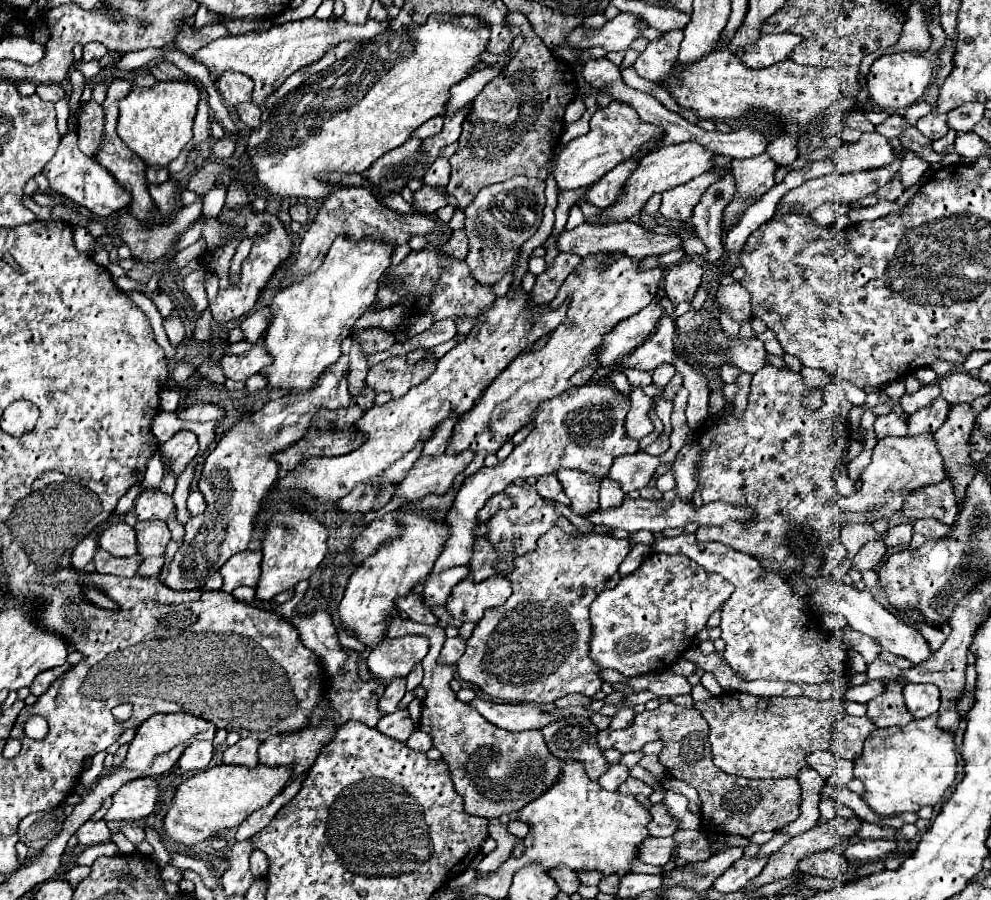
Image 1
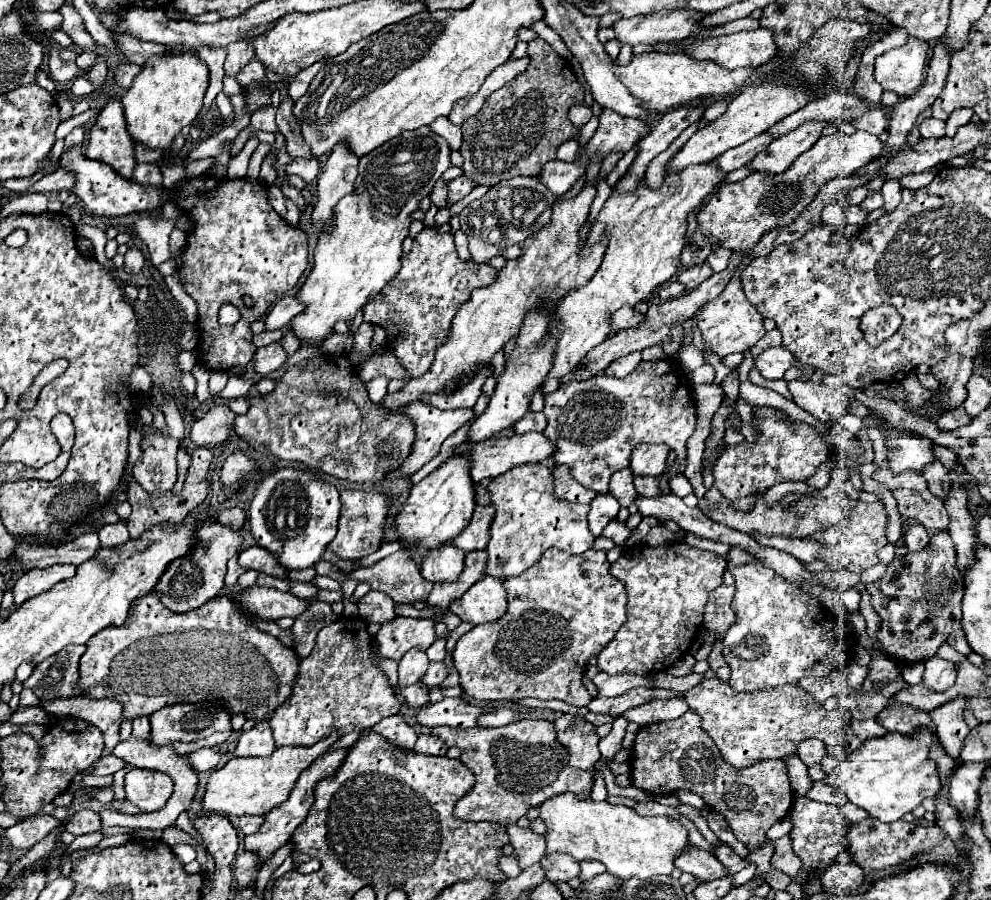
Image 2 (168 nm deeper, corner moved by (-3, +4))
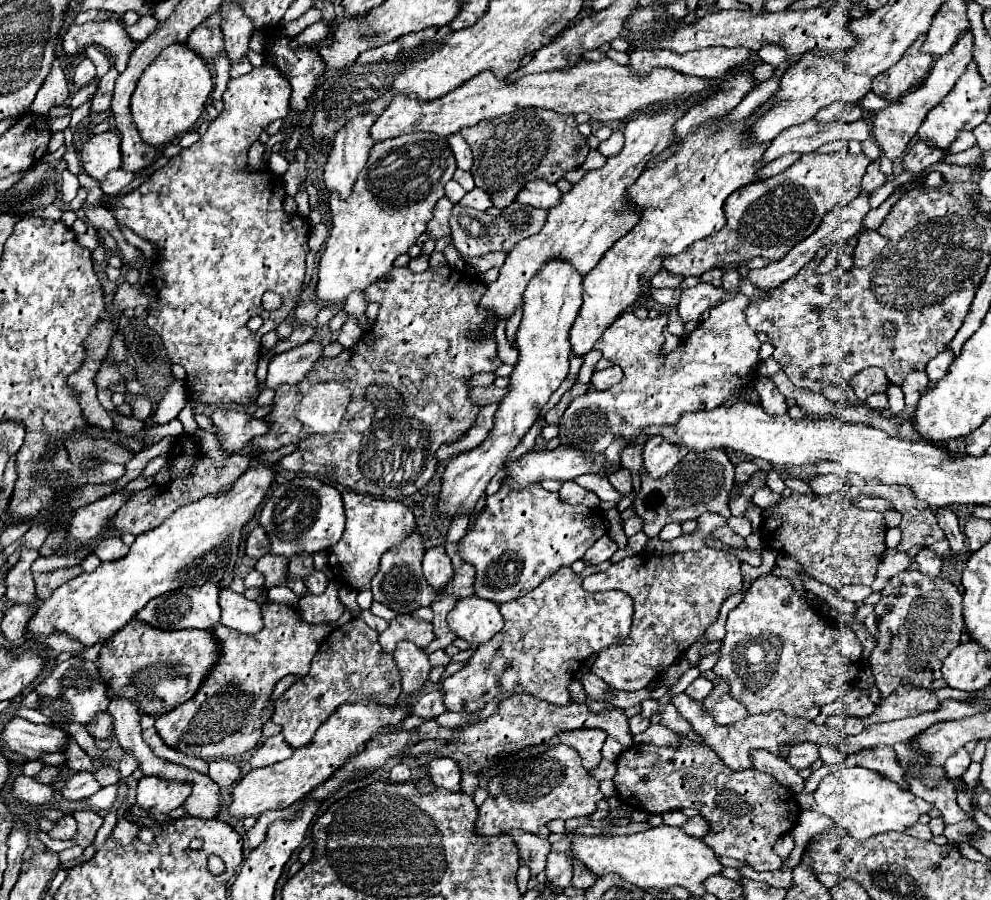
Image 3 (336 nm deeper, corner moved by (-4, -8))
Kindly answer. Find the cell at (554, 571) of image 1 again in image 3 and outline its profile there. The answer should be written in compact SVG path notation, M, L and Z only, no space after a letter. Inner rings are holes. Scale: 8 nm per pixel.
M569 566L559 568L555 574L545 578L541 586L529 590L525 596L515 598L511 602L501 604L501 614L505 618L505 626L497 632L489 642L479 644L473 656L465 662L465 666L455 672L453 676L443 680L445 690L445 706L451 712L477 712L483 710L485 704L493 698L499 698L503 692L509 694L533 694L541 700L553 704L569 704L569 684L581 666L587 662L591 654L601 652L605 646L621 644L631 630L631 616L633 616L633 598L625 592L609 590L609 592L587 592L581 586L581 576L575 574Z

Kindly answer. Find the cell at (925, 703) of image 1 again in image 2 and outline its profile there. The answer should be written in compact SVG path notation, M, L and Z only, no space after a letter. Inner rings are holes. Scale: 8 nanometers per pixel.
M930 658L926 662L926 672L924 672L924 686L936 692L944 692L946 688L952 686L956 680L956 664L944 658Z

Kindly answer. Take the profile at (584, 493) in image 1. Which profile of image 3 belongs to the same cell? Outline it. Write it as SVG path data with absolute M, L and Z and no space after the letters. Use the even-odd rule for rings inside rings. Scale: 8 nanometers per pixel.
M603 534L603 536L597 540L597 544L593 544L593 548L587 550L585 560L587 560L587 564L591 564L591 566L593 566L593 564L601 564L601 562L609 560L615 552L617 552L617 544L615 544L607 534Z

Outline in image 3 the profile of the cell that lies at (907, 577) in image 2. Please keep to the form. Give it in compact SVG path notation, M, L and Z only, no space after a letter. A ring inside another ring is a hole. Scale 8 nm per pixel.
M907 570L893 576L881 590L881 600L865 620L867 632L875 640L869 664L881 696L897 686L941 688L941 660L959 644L965 630L961 618L961 592L949 576L935 580L907 580Z

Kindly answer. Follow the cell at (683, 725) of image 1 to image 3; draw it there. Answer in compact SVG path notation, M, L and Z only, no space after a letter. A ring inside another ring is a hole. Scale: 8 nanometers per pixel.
M679 734L679 744L675 746L653 746L653 744L633 744L629 750L621 752L617 758L615 788L619 798L633 810L645 810L649 814L663 814L669 810L697 808L699 814L711 824L713 836L705 836L703 842L713 848L717 856L731 856L735 860L747 862L753 870L777 870L781 858L773 852L773 842L777 836L789 832L799 818L799 804L795 794L789 794L771 774L761 770L735 772L729 770L719 756L703 742L693 742L685 734Z

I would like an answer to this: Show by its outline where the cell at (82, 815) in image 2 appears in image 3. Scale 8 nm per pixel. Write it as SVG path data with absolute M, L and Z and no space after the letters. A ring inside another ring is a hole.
M63 816L55 828L49 832L51 838L57 838L57 840L73 840L77 834L77 822L73 816Z

